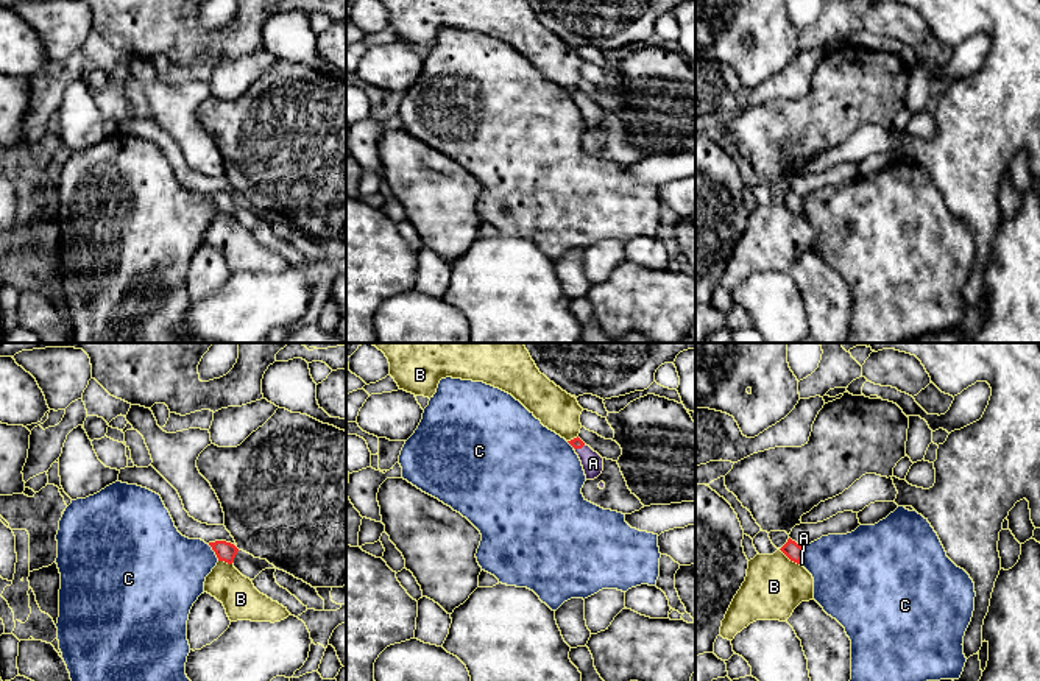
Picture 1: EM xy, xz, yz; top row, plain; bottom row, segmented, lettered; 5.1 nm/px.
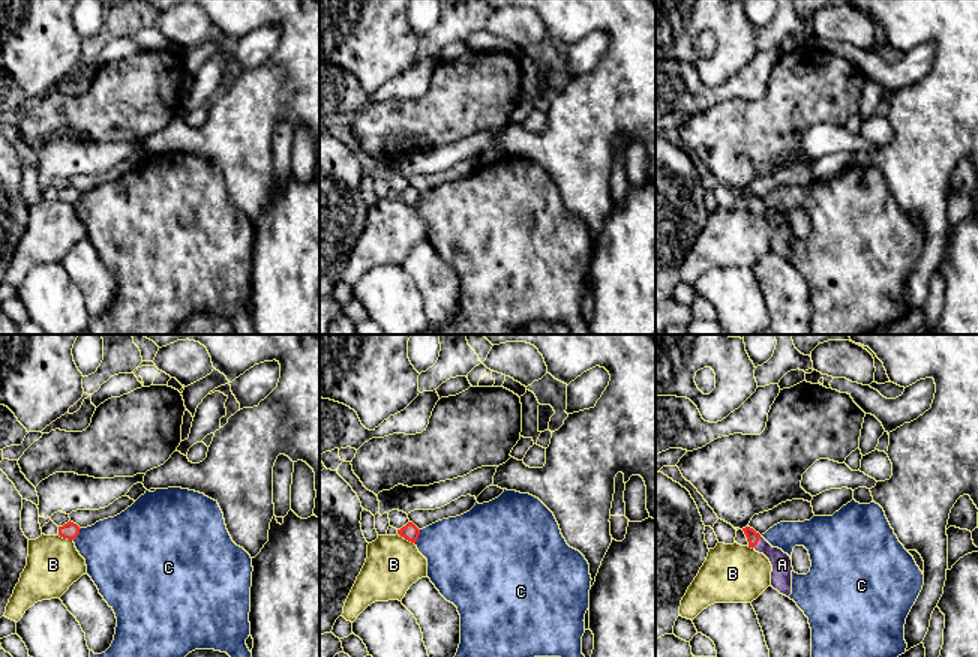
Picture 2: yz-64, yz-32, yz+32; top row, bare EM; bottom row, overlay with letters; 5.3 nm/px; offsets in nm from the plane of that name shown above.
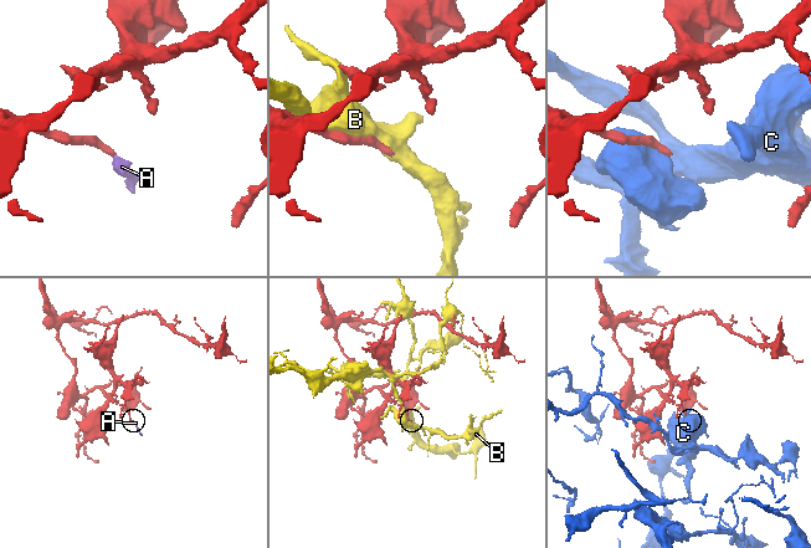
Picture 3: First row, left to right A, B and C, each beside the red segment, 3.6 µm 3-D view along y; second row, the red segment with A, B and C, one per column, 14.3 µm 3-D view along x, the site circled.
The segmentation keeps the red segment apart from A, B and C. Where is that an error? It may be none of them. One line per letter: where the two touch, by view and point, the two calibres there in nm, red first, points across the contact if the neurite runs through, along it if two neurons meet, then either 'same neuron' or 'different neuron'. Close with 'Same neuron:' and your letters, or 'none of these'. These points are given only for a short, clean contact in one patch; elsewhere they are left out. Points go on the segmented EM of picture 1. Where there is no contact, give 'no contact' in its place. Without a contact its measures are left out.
A: contact xz (579, 448); calibres 60 and 110 nm; way xz (576, 443), (579, 448), (593, 463); same neuron
B: contact yz (789, 558); calibres 90 and 300 nm; different neuron
C: contact xy (214, 550); calibres 100 and 380 nm; different neuron
Same neuron: A

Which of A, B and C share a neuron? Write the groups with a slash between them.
A / B / C

